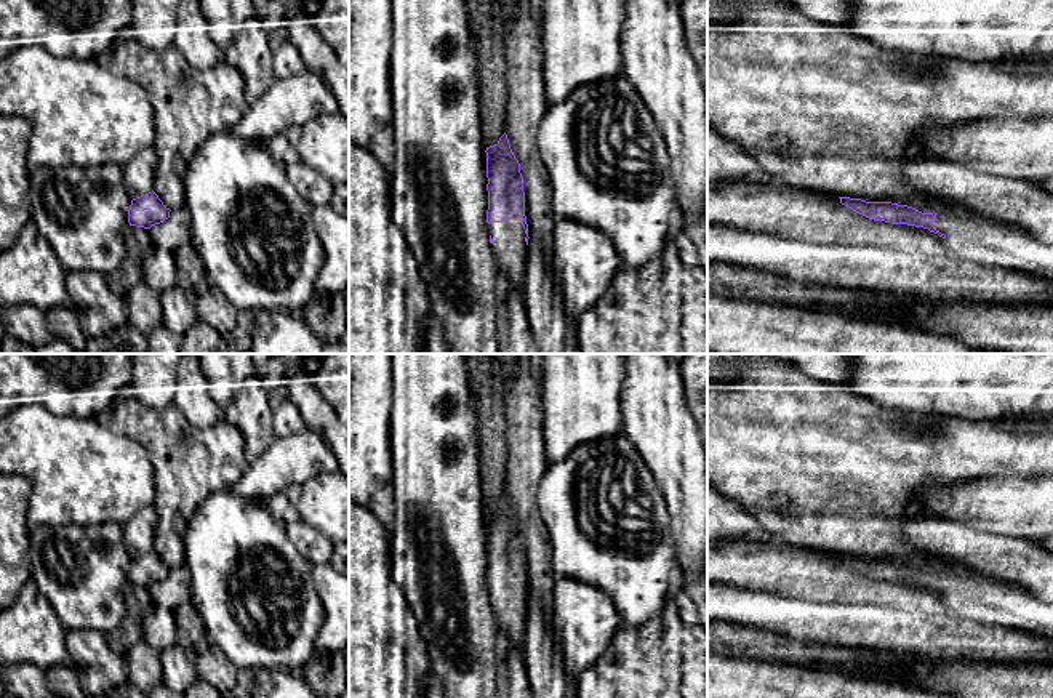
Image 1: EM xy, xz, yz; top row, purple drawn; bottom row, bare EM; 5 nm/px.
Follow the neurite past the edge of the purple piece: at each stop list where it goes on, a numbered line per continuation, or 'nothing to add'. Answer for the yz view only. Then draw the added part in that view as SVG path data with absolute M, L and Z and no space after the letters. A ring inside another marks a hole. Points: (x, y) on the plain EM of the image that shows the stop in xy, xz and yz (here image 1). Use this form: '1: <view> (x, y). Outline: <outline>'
1: yz (968, 593). Outline: M968 568L938 572L933 583L957 613L1053 639L1053 605L1045 605L1019 586Z

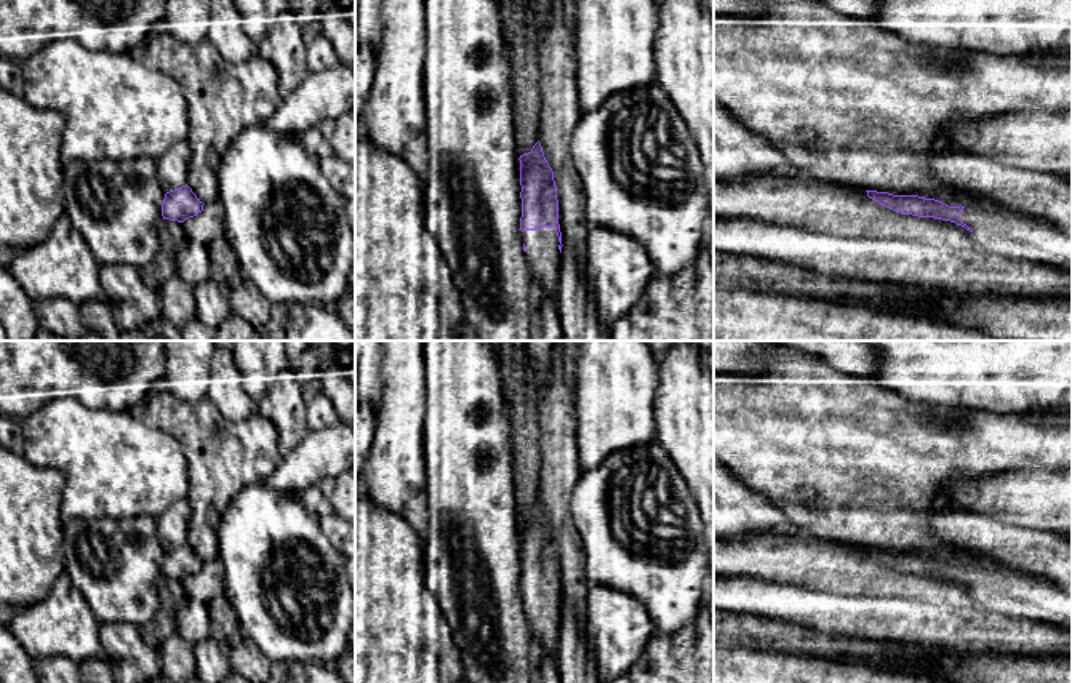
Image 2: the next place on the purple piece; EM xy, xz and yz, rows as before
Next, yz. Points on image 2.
1: yz (996, 586). Outline: M995 561L965 565L960 576L984 606L1072 630L1072 597L1046 579Z

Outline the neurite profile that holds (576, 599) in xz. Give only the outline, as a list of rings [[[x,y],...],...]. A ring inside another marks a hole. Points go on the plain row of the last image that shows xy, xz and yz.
[[[558,341],[552,345],[549,381],[541,393],[541,475],[538,499],[554,529],[558,558],[562,603],[571,608],[581,632],[587,630],[586,553],[573,523],[571,493],[582,473],[576,448],[576,411],[568,387],[570,363],[562,357]]]

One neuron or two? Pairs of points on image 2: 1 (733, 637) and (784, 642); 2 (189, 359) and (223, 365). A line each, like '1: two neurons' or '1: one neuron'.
1: one neuron
2: two neurons

